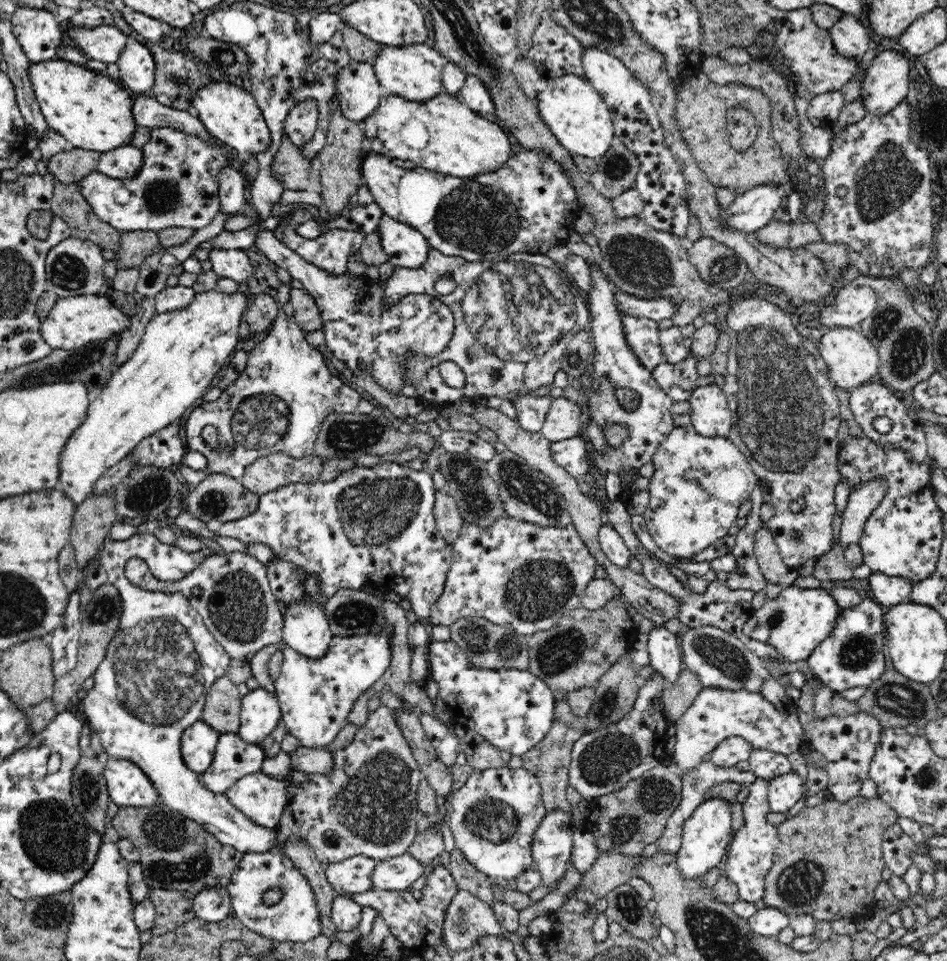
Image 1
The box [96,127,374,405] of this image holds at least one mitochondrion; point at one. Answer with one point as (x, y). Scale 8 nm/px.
(162, 196)

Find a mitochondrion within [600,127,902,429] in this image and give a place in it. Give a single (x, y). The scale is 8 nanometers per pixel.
(644, 265)

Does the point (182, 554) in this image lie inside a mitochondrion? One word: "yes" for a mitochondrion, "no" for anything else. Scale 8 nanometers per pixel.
no

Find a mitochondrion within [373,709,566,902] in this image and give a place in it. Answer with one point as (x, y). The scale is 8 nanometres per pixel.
(491, 820)

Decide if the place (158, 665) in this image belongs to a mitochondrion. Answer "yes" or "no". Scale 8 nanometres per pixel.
yes

